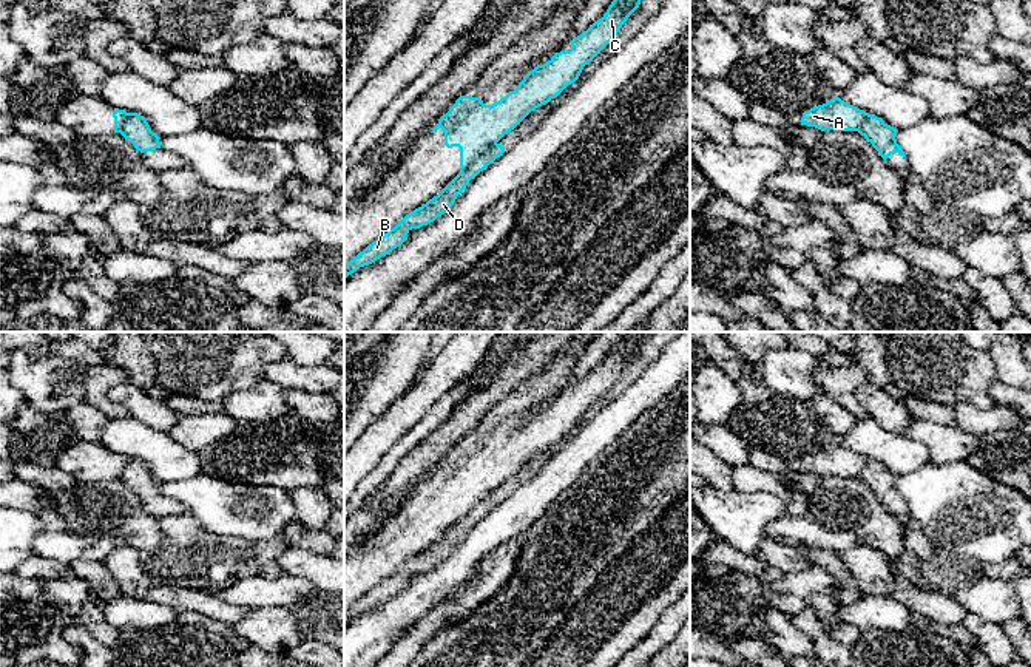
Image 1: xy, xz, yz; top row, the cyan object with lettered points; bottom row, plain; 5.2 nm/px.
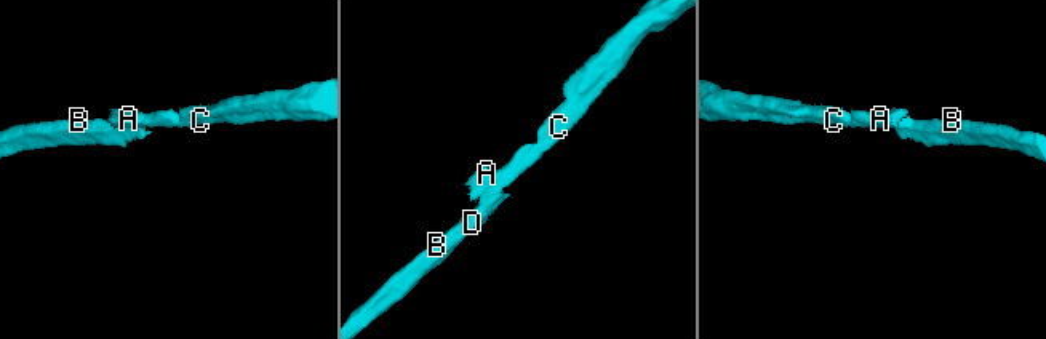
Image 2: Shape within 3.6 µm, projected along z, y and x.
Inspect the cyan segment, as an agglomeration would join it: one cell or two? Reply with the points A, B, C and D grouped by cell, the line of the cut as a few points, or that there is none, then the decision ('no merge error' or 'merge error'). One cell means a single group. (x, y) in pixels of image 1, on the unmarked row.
groups A C / B D; cut xz (496, 488), (486, 493), (460, 518); merge error

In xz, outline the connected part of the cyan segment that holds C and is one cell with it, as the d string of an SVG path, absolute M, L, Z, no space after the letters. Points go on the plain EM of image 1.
M628 332L611 347L602 364L571 386L570 397L556 398L546 409L537 411L514 437L499 448L486 451L471 440L458 443L431 479L441 474L445 491L460 494L460 517L514 476L531 457L574 429L583 412L611 389L622 371L639 354L647 334Z

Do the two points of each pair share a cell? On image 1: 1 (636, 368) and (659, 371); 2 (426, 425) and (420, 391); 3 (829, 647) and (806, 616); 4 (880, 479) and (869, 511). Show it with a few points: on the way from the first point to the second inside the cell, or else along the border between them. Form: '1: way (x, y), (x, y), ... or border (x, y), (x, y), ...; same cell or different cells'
1: border (665, 348), (619, 394); different cells
2: border (449, 388), (398, 439); different cells
3: way (821, 639), (811, 624); same cell
4: border (857, 477), (900, 519); different cells

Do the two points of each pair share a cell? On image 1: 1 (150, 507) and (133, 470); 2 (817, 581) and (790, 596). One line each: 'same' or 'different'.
1: same
2: same

